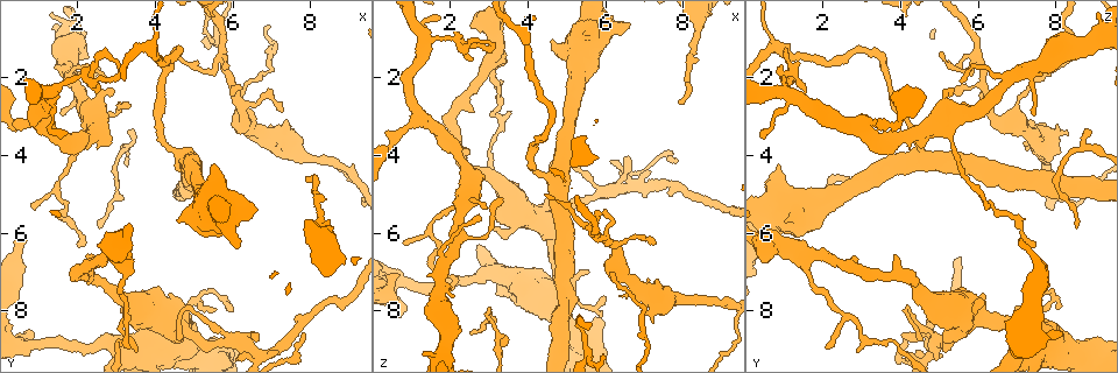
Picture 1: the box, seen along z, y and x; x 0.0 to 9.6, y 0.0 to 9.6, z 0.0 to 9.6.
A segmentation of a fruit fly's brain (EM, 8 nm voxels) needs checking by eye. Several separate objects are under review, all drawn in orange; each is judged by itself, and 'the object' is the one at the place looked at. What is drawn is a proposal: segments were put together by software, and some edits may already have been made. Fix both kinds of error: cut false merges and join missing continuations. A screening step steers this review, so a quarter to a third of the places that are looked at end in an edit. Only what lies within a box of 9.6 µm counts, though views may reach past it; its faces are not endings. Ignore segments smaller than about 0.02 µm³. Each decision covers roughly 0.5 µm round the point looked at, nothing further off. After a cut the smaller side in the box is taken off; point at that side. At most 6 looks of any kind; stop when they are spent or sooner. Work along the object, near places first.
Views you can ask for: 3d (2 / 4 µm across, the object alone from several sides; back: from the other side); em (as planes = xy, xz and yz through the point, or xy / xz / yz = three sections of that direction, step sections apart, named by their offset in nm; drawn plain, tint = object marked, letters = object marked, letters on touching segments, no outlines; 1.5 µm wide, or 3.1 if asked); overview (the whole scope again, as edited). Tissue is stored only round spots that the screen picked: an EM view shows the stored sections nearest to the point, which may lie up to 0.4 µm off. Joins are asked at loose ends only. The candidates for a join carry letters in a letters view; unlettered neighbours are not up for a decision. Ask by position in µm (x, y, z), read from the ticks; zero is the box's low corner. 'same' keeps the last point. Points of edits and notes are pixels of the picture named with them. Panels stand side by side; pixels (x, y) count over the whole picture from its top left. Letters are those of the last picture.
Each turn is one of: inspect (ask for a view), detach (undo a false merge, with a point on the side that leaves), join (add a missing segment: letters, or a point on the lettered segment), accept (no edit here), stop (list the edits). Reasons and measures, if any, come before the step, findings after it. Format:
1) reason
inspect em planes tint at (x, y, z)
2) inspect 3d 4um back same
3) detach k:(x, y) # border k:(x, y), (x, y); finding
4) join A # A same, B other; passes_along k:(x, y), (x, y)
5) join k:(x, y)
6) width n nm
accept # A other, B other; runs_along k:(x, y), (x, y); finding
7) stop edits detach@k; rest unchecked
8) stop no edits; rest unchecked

branch stops here
inspect 3d 4um at (6.60, 8.65, 4.05)

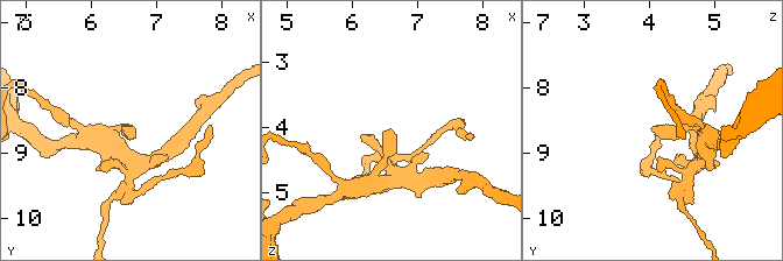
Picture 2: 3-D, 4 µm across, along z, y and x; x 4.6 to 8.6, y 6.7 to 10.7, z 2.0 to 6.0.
inspect em planes plain at (6.70, 8.60, 4.10)

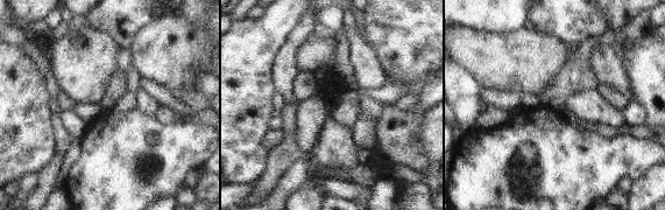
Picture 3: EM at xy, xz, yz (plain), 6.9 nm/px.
inspect em planes letters same

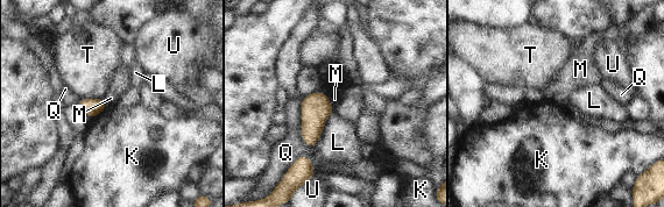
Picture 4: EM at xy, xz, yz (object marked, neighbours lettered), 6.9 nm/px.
longest_contact Q 380 nm
accept # K other, L other, M other, Q other, T other, U other; border 4:(327, 97), (333, 109); none of them fits

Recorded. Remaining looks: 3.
tapers out
inspect em planes letters at (7.95, 4.50, 2.70)

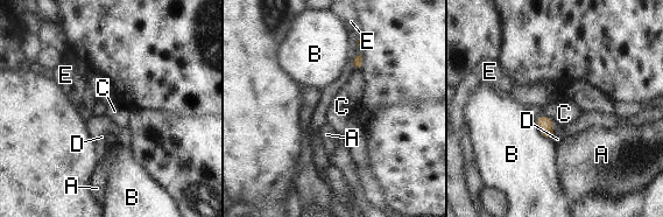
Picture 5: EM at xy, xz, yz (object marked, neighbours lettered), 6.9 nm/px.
width 110 nm
join D # A other, B other, C other, D same, E other; passes_along 5:(545, 124), (552, 131), (558, 131); it goes on there

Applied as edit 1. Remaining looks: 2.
stop edits join@5; rest unchecked

